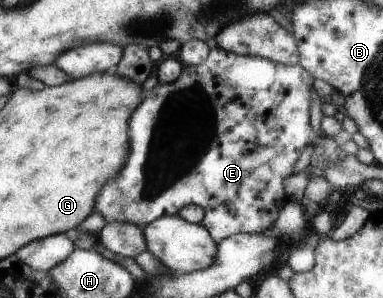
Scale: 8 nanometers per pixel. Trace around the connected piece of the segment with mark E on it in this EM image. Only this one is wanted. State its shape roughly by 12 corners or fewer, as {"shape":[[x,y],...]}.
{"shape":[[218,47],[134,111],[93,211],[262,234],[312,77]]}

